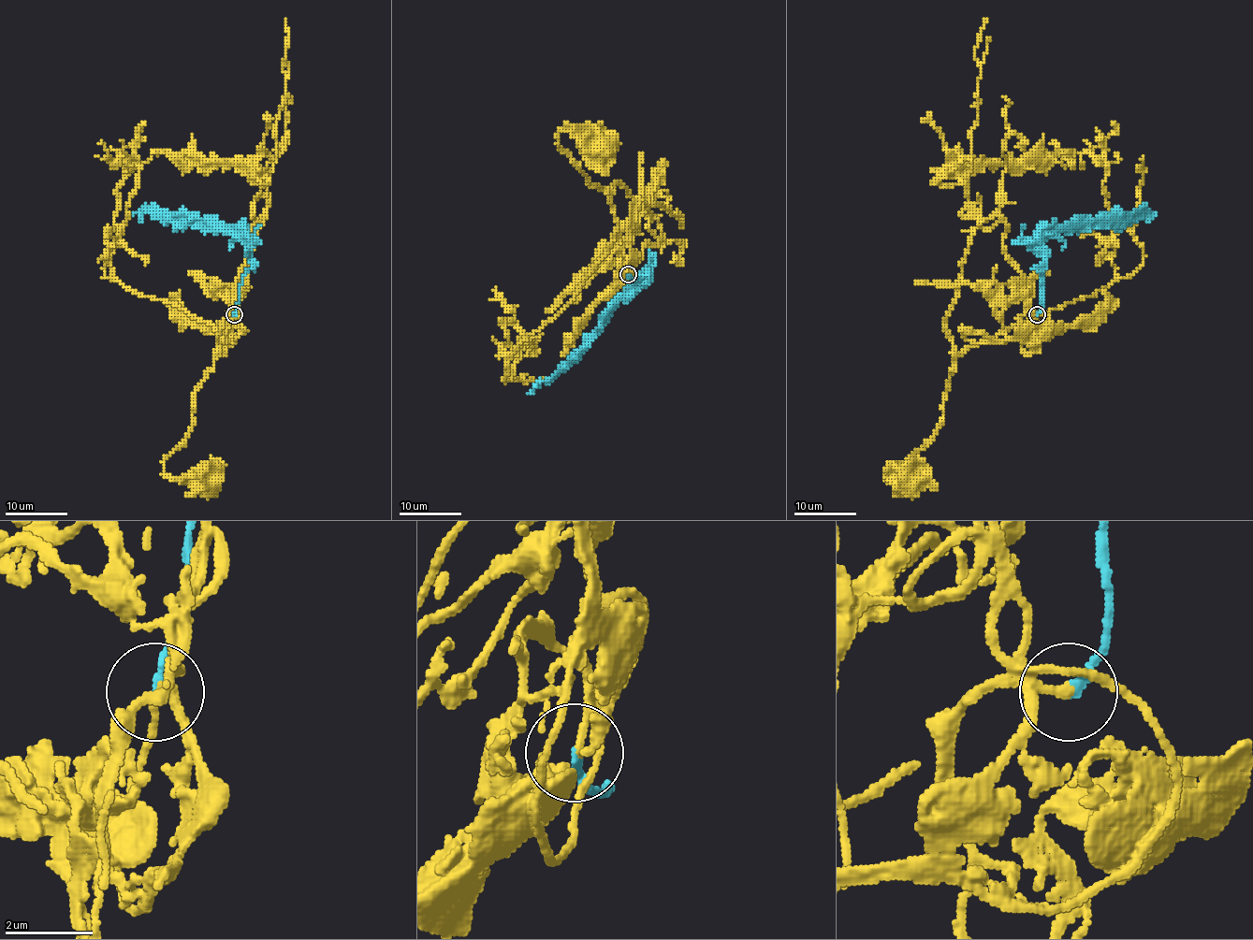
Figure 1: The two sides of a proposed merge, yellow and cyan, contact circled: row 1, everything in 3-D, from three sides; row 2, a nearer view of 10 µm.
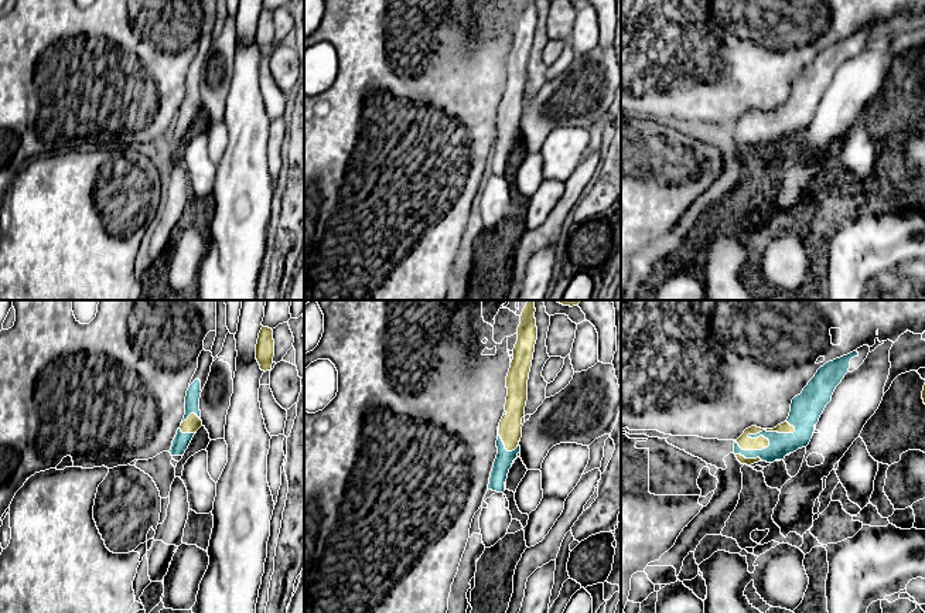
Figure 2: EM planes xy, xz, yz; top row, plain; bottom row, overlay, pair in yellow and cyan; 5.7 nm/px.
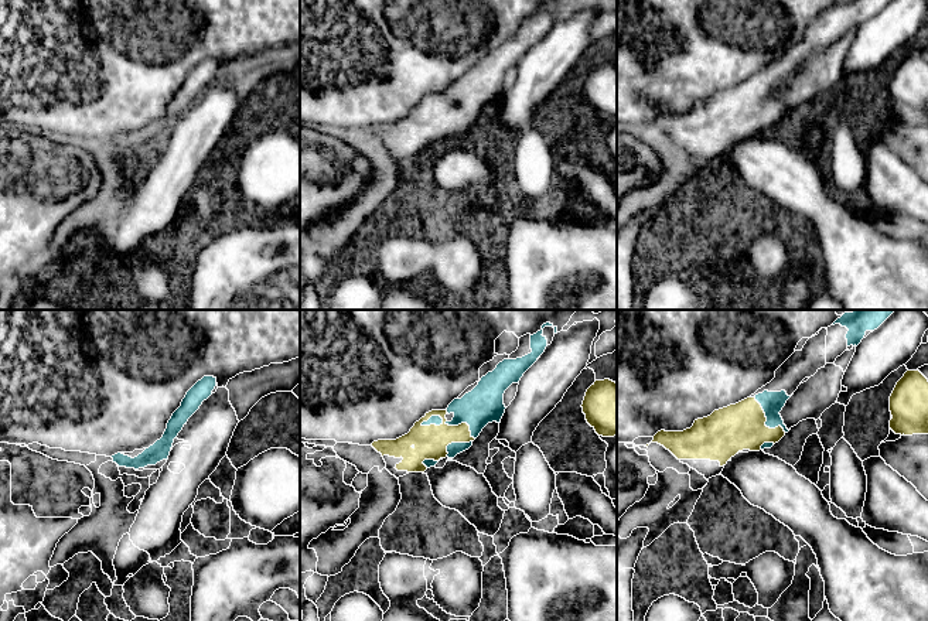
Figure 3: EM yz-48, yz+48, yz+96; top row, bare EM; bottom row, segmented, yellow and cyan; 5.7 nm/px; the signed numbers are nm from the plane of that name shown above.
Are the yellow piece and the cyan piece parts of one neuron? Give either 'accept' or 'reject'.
accept

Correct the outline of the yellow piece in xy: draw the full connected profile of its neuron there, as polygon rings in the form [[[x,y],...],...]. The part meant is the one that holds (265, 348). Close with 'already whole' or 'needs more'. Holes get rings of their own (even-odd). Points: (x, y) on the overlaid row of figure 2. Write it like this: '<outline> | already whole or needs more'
[[[262,327],[256,344],[256,360],[262,371],[270,371],[274,357],[274,340],[273,330],[269,327]]] | already whole

